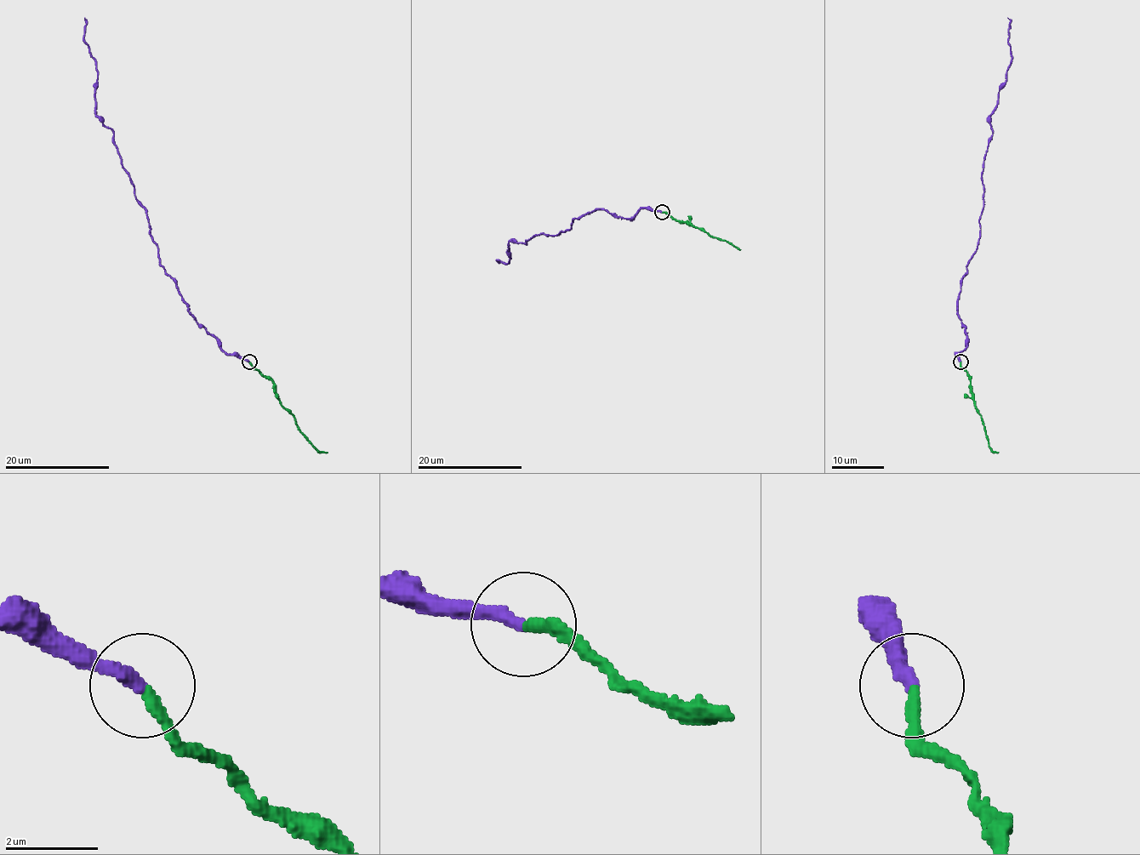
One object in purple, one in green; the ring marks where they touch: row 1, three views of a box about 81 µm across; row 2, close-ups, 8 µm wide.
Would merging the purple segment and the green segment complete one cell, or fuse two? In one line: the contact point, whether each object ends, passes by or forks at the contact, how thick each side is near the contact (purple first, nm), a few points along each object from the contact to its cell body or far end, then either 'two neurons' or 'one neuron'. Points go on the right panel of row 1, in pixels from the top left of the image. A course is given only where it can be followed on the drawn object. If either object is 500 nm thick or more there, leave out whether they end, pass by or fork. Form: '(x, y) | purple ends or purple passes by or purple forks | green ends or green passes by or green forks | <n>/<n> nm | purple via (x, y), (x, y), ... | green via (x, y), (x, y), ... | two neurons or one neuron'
(960, 361) | purple ends | green ends | 300/260 nm | purple via (960, 361), (960, 293), (980, 238), (990, 115), (1011, 59), (1007, 17) | green via (960, 361), (968, 375), (972, 398), (982, 418), (985, 436), (994, 451), (999, 452) | one neuron

